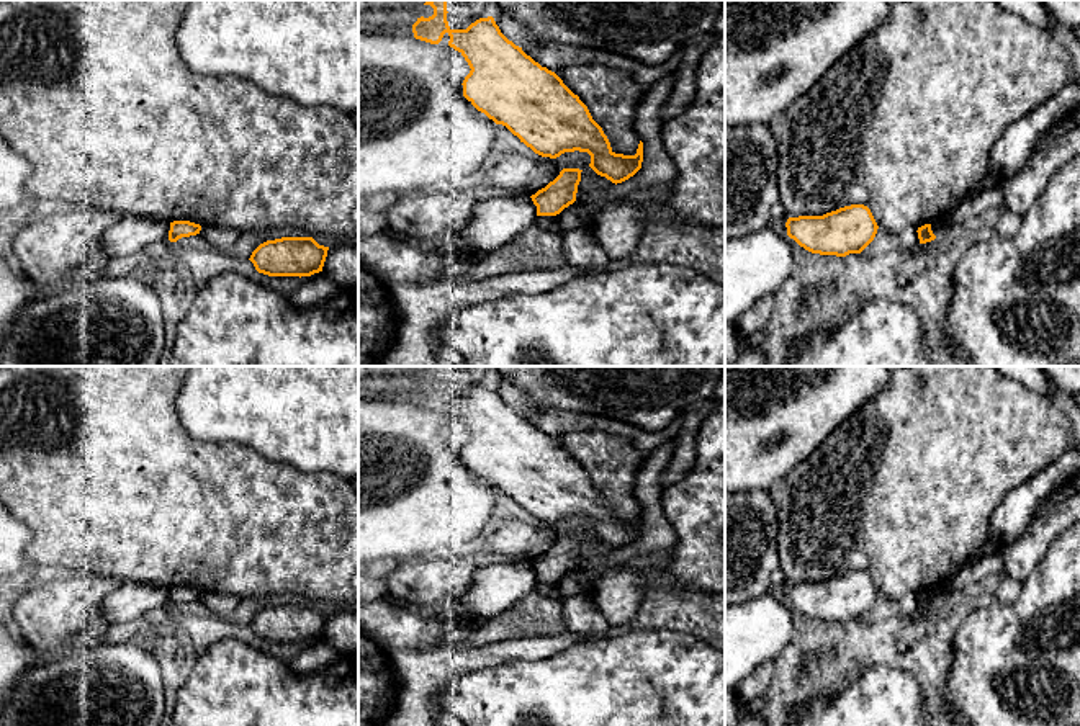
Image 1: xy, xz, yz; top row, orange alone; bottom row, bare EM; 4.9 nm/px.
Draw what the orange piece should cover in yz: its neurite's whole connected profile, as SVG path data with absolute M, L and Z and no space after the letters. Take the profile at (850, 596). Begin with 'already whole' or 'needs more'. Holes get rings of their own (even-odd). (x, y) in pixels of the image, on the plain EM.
already whole | M851 571L823 582L789 584L787 602L812 620L846 623L861 620L875 603L877 589L864 571Z

